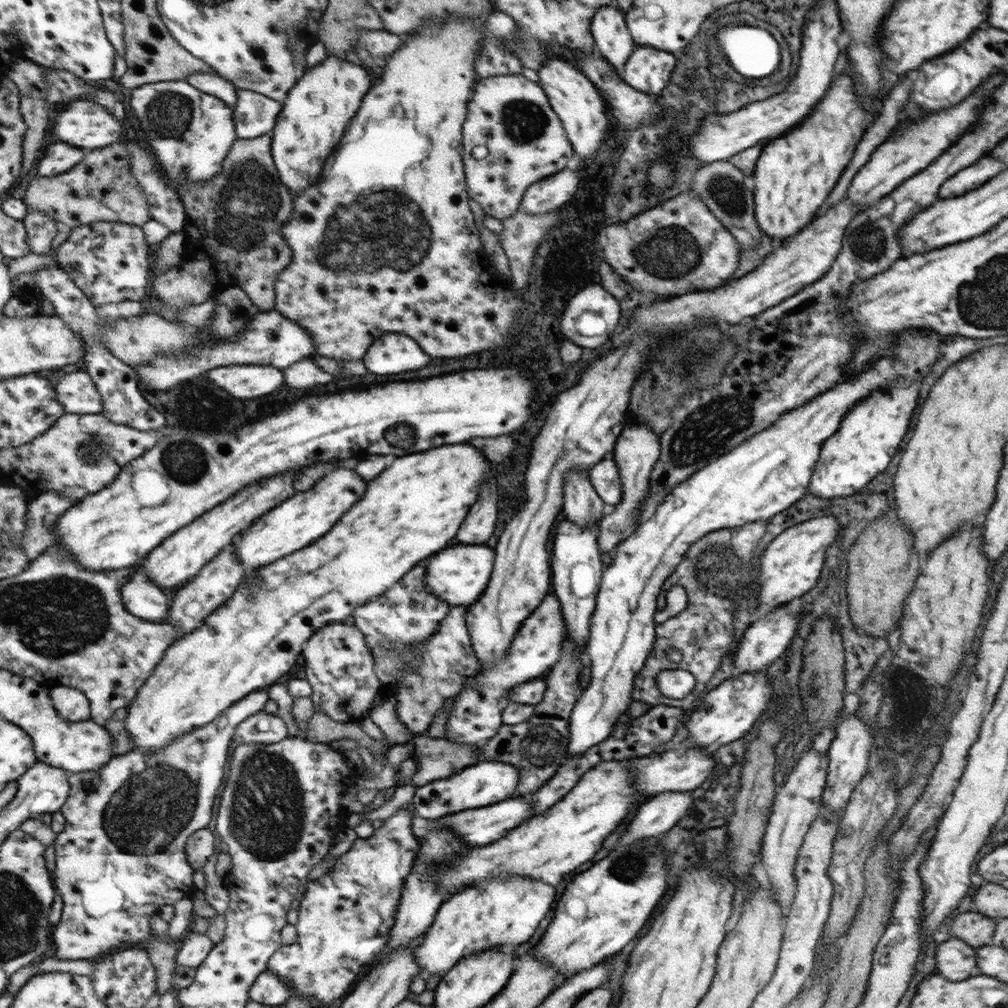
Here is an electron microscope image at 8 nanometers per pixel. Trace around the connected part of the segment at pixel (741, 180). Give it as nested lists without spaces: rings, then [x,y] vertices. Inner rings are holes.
[[[728,159],[705,163],[690,179],[689,190],[697,194],[711,212],[724,224],[740,244],[741,252],[752,250],[760,241],[760,230],[756,227],[755,184],[753,177],[742,174]]]

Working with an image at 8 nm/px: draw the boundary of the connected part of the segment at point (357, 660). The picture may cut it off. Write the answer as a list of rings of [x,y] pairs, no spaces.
[[[332,623],[321,628],[304,645],[302,654],[307,665],[307,679],[314,687],[311,697],[317,712],[325,712],[338,722],[348,723],[357,722],[367,715],[383,687],[364,632],[356,625]]]

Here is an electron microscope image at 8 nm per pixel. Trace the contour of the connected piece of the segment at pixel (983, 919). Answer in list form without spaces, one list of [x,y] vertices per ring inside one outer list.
[[[972,909],[955,917],[950,933],[954,938],[967,941],[977,949],[990,944],[995,934],[995,924],[993,917],[984,916]]]

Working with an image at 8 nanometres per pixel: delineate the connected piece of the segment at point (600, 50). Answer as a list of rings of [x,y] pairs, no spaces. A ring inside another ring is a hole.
[[[612,2],[596,11],[591,28],[597,53],[602,55],[617,73],[624,72],[627,60],[636,49],[635,39],[627,28],[626,15]]]

